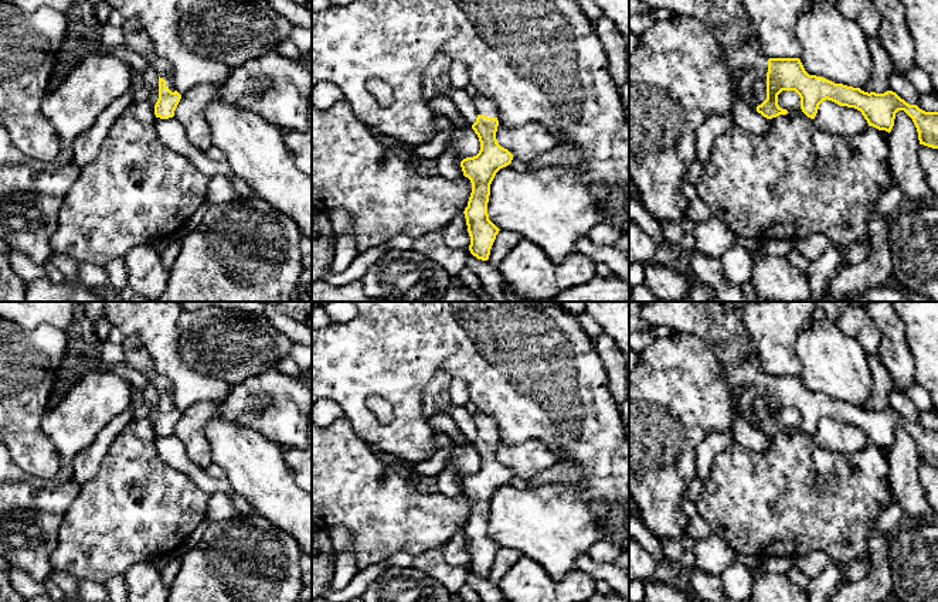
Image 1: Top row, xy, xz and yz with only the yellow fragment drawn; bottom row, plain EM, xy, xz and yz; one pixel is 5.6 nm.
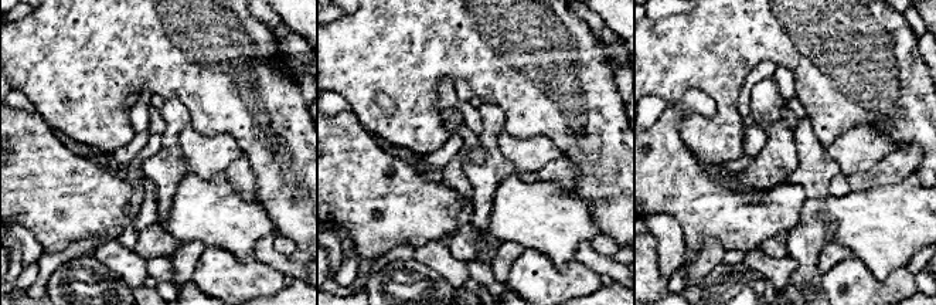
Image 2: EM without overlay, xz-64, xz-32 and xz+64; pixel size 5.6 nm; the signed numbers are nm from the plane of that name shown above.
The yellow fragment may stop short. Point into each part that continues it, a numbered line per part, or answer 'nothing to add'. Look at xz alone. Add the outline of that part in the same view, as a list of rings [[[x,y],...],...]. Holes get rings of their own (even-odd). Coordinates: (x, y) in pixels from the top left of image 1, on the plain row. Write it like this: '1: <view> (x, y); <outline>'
1: xz (486, 424); [[[478,411],[478,414],[473,416],[475,416],[478,432],[485,432],[487,435],[497,435],[497,424],[492,416],[480,411]]]

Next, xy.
1: xy (163, 385); [[[152,373],[149,377],[150,377],[152,384],[156,387],[157,392],[166,398],[166,404],[171,409],[174,409],[176,408],[174,399],[173,399],[174,388],[170,380],[157,373]]]

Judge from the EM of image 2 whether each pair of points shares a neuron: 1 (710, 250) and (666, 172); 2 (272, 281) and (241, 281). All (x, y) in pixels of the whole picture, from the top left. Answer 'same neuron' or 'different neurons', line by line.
1: different neurons
2: same neuron

